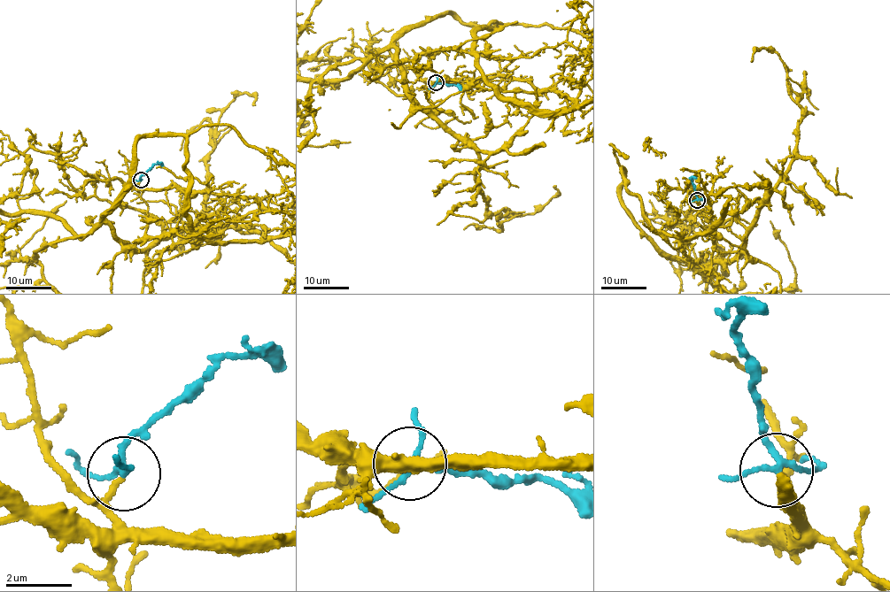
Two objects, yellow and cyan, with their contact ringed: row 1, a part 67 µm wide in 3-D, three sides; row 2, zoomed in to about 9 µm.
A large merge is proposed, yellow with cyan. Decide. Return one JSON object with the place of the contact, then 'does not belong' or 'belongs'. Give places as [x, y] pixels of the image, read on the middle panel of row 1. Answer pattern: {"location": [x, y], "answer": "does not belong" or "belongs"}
{"location": [436, 82], "answer": "belongs"}

